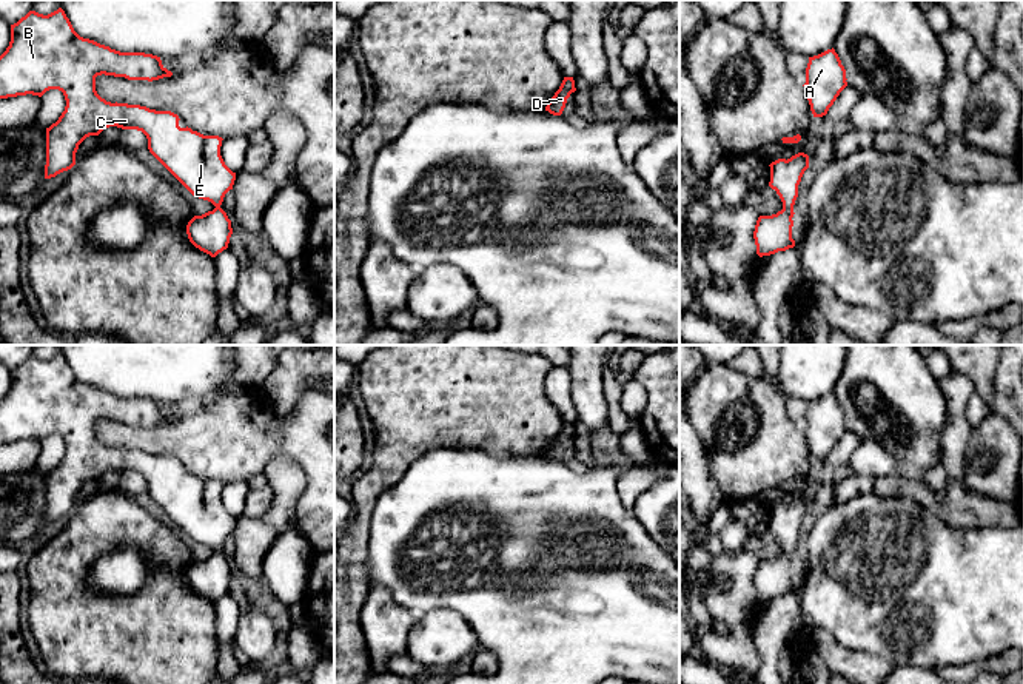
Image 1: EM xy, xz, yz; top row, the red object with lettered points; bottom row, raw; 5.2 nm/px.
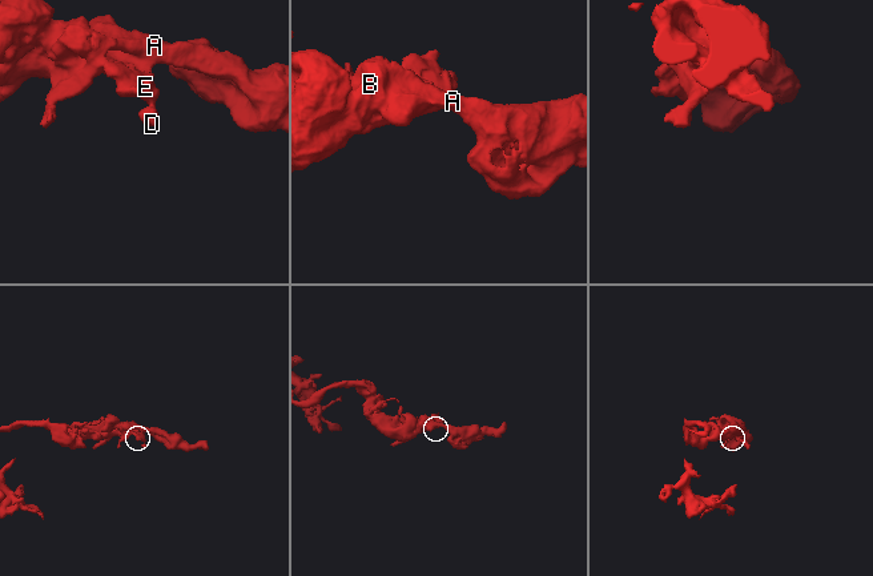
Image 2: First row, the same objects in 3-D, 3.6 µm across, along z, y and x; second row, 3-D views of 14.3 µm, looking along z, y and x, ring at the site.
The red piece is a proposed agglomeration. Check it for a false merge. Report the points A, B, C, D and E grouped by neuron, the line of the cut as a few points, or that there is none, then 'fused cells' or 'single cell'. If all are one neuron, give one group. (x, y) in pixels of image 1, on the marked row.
groups A B C D E; cut none; single cell

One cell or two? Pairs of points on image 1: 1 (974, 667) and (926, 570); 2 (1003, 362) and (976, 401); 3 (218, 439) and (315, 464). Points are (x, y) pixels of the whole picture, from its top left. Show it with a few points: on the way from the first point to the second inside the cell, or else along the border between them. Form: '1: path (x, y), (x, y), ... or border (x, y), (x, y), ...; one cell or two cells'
1: border (983, 661), (942, 664), (937, 667); two cells
2: border (976, 392), (991, 413); two cells
3: path (242, 439), (290, 441); one cell

